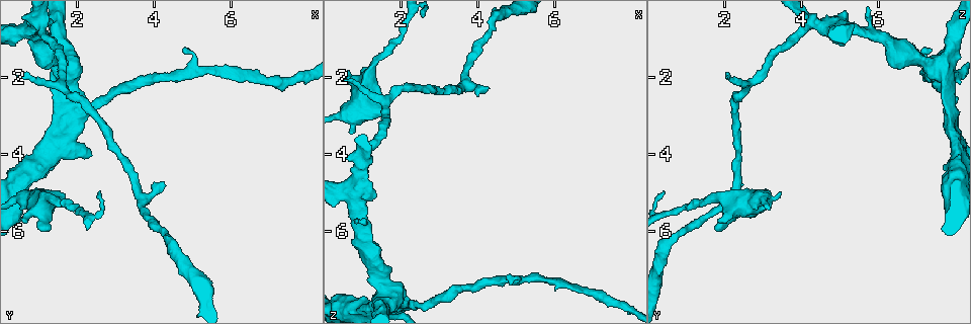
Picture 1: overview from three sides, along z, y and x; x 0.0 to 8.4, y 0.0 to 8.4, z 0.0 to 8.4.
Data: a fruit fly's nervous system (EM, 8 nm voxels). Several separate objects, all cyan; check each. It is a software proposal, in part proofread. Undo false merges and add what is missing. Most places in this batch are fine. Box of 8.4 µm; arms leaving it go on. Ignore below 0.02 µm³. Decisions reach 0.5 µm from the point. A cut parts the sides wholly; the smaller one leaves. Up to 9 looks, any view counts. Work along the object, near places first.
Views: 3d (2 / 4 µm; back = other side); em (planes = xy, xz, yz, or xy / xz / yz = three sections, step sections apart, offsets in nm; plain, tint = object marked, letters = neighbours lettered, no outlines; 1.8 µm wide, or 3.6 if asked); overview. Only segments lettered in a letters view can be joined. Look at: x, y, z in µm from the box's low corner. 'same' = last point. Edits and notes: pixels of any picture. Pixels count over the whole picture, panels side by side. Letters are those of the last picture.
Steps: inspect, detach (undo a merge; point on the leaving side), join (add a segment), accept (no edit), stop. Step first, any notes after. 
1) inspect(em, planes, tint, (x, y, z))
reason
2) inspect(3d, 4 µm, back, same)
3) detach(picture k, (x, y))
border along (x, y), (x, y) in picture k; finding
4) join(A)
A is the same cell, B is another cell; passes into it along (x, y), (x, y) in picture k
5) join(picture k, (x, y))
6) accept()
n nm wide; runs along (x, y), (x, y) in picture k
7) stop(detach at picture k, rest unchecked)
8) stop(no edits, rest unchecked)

inspect(em, yz, step 4, letters, (4.85, 1.35, 7.40))
branch stops here

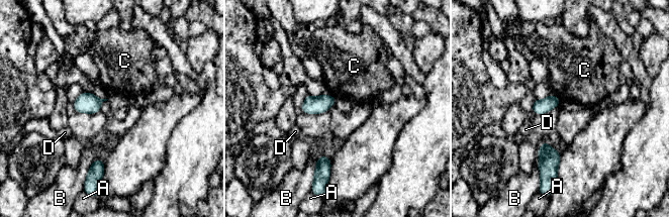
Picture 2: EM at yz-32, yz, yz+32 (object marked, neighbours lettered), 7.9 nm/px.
accept()
A, B, C and D are other cells; border along (551, 93), (563, 102) in picture 2; none of them fits

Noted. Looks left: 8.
inspect(3d, 4 µm, (1.50, 1.60, 7.10))
a narrow waist

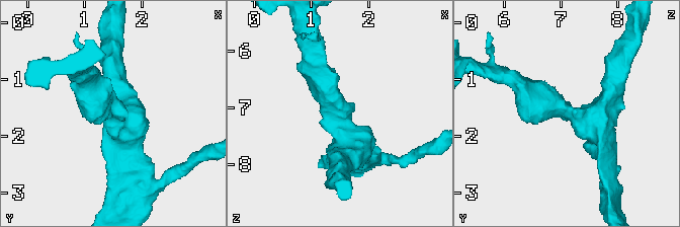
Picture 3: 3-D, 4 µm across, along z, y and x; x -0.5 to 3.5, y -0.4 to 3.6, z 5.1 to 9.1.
inspect(em, 3.6 µm, planes, letters, (1.45, 1.55, 7.10))
arms of 480, 600 nm; now the EM

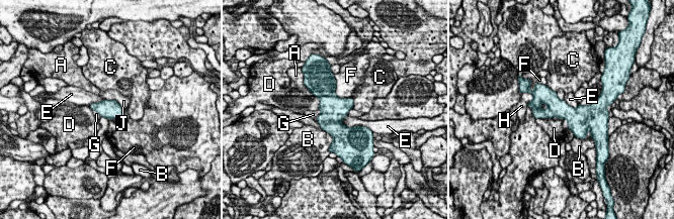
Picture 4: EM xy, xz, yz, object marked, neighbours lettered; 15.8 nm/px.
accept()
300 nm wide; A, B, C, D, E, F, G, H and J are other cells; border along (340, 121), (347, 126), (365, 127) in picture 4; all the same neuron

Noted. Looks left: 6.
inspect(em, planes, letters, (0.60, 2.00, 2.10))
an open end

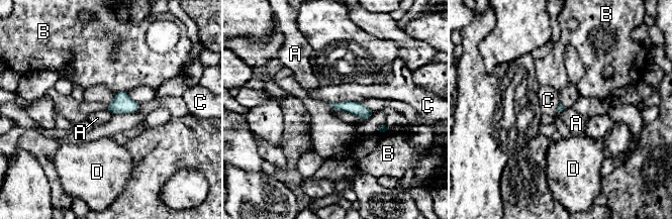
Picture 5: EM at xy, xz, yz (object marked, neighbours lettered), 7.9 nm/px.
accept()
A, B, C and D are other cells; none of them fits

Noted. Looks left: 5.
inspect(3d, 2 µm, (0.65, 5.75, 1.90))

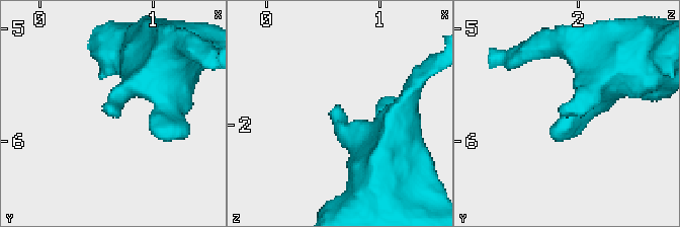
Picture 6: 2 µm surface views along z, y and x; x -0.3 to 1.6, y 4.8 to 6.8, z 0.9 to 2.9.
inspect(em, planes, letters, (0.60, 5.72, 1.86))
shape alone is not enough

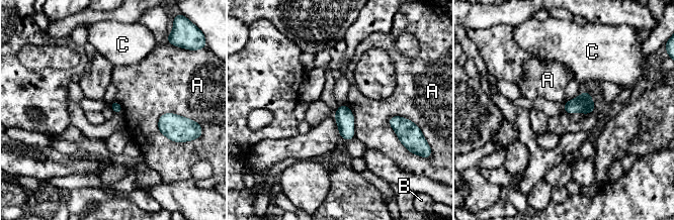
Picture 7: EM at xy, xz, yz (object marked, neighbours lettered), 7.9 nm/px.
accept()
A, B and C are other cells; border along (162, 113), (158, 129), (175, 142) in picture 7; none of them fits

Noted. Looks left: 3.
stop(no edits, rest unchecked)

